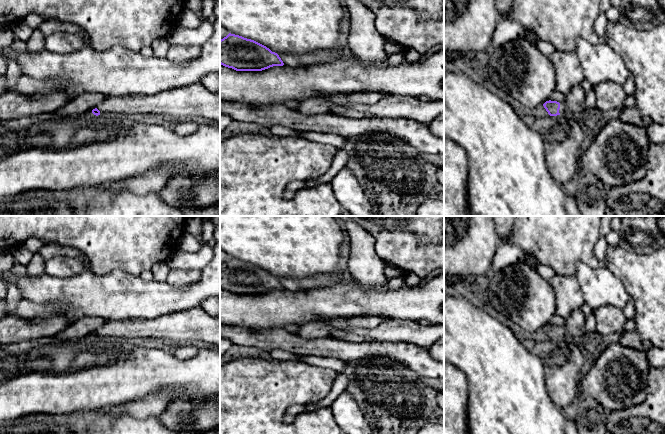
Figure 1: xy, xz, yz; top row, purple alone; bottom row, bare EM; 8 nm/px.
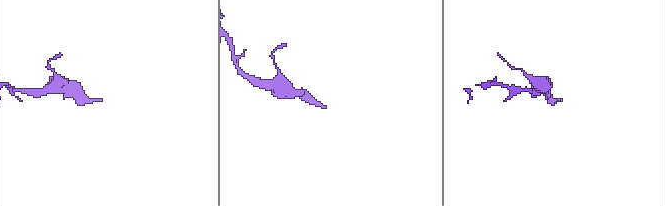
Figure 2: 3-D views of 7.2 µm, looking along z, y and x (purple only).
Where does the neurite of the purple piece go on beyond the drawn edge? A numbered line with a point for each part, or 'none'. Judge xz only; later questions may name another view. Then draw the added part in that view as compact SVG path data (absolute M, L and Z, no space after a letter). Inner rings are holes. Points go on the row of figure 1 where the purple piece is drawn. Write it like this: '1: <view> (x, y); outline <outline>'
none

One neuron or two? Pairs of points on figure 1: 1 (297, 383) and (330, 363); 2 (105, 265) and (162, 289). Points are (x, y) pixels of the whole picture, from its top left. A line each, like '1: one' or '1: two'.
1: two
2: two

